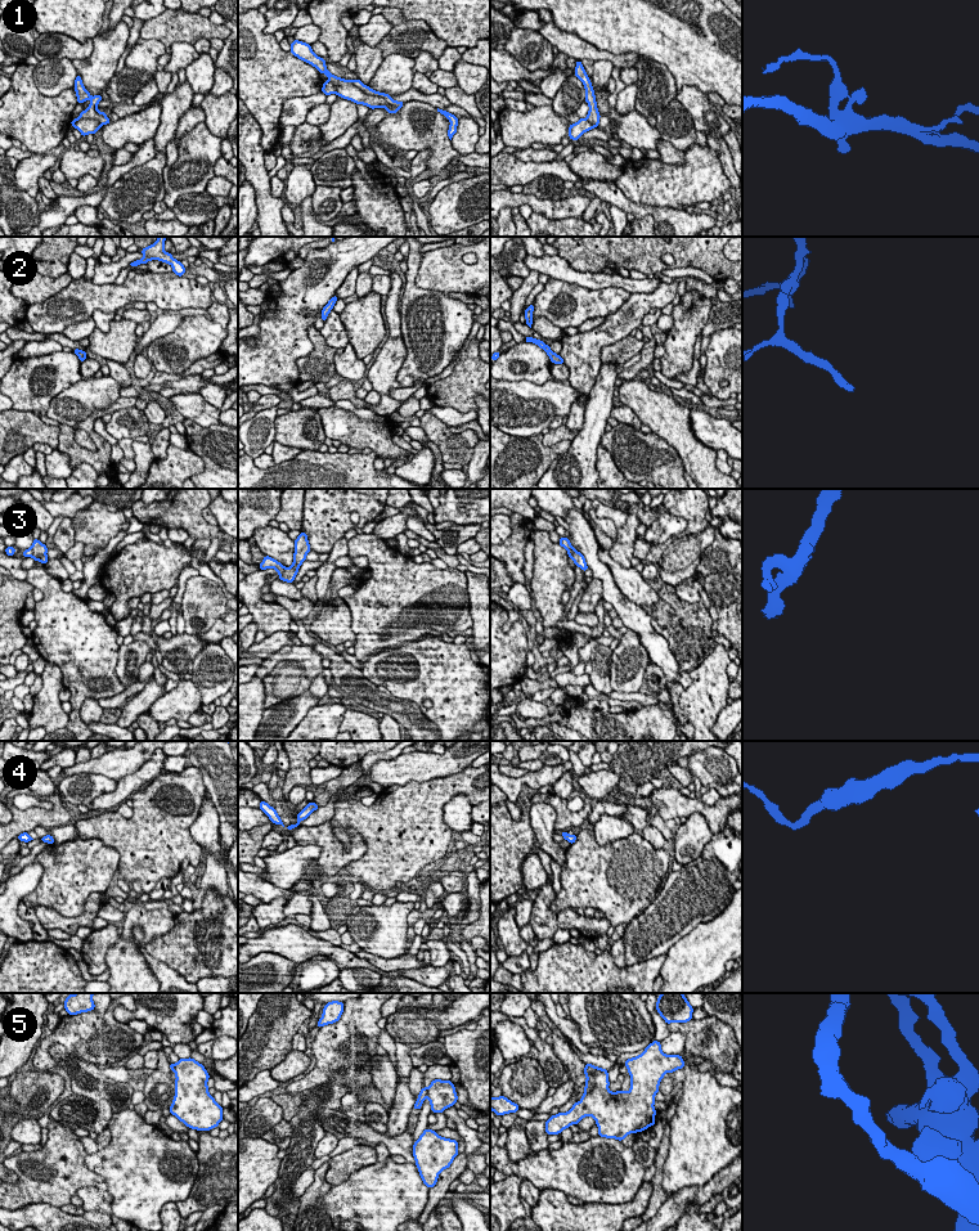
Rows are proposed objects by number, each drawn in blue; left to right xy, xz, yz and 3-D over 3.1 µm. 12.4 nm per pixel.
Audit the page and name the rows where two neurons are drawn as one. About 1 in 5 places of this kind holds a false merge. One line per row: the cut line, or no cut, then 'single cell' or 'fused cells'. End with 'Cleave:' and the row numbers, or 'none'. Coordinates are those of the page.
1: cut in xz along (346, 80), (365, 93), (382, 97), (399, 108); fused cells
2: no cut; single cell
3: cut in xz along (284, 567), (279, 575); fused cells
4: no cut; single cell
5: cut in xz along (426, 1088), (427, 1096); fused cells
Cleave: 1, 3, 5

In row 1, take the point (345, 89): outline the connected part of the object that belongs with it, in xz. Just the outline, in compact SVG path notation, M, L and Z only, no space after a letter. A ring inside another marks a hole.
M293 39L293 42L291 44L291 53L298 59L315 67L319 73L327 75L329 81L336 86L336 94L338 96L356 104L368 105L371 109L382 107L387 111L387 113L396 113L400 109L389 104L383 98L365 94L350 81L332 75L327 69L325 60L314 54L311 45Z

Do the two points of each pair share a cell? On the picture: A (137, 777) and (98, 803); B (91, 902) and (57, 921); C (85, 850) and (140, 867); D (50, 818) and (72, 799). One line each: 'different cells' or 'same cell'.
A: same cell
B: same cell
C: different cells
D: different cells

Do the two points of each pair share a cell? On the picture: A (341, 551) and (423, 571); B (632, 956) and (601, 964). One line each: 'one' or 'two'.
A: two
B: two

